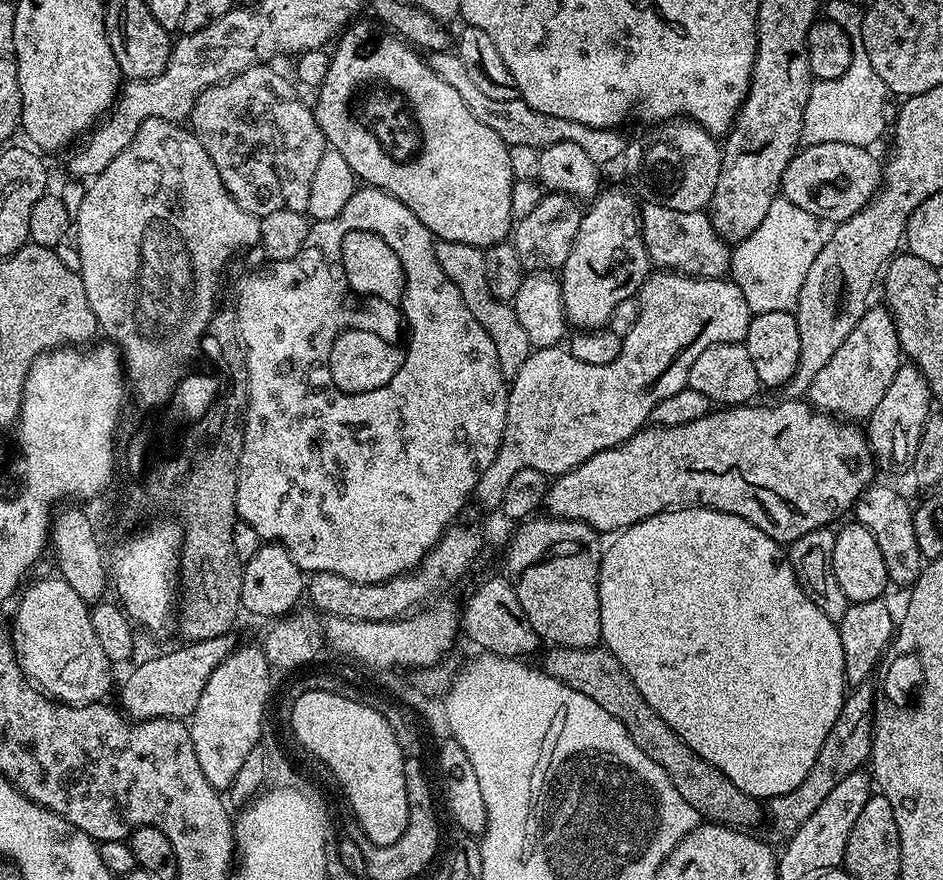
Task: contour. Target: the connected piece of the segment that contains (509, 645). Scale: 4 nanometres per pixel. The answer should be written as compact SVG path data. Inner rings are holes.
M504 574L486 577L485 580L469 594L468 601L462 604L462 632L463 635L468 635L469 638L480 647L480 650L494 656L528 658L531 652L538 651L537 653L539 653L542 648L542 641L539 634L534 630L534 626L530 626L530 622L526 618L526 610L522 610L522 602L518 602L516 587L512 585L511 580Z

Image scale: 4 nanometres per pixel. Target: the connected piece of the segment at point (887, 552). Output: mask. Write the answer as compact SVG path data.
M873 483L857 499L854 505L855 523L866 526L870 534L874 534L874 542L878 542L878 550L882 550L882 558L886 562L889 581L893 585L910 586L918 578L922 567L922 557L918 550L918 538L914 538L914 522L912 521L913 505L896 488L888 484Z

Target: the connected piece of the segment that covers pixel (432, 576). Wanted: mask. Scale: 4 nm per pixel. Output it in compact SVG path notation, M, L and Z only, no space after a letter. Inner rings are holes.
M453 522L448 531L440 537L440 541L427 552L410 572L403 576L390 578L384 584L363 584L350 582L350 578L342 578L342 574L314 572L306 580L306 600L317 613L338 618L350 618L362 622L382 622L398 620L419 609L425 602L437 595L443 584L452 584L468 568L468 563L484 548L484 536L476 524L460 524ZM432 596L432 597L431 597ZM424 600L424 601L423 601Z

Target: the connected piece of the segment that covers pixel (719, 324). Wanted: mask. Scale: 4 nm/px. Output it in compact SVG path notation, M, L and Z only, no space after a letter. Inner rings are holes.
M656 270L640 287L638 299L638 318L622 338L624 345L618 358L606 366L578 362L578 358L560 346L537 348L528 353L526 362L522 362L522 370L510 380L506 426L500 449L476 484L474 500L482 507L499 509L502 494L506 494L506 486L518 470L533 468L555 478L582 466L586 458L594 458L594 454L626 442L651 421L654 406L658 406L662 398L670 398L670 394L678 394L678 390L688 387L688 371L702 350L719 344L743 342L753 318L742 290L728 278L706 280Z

